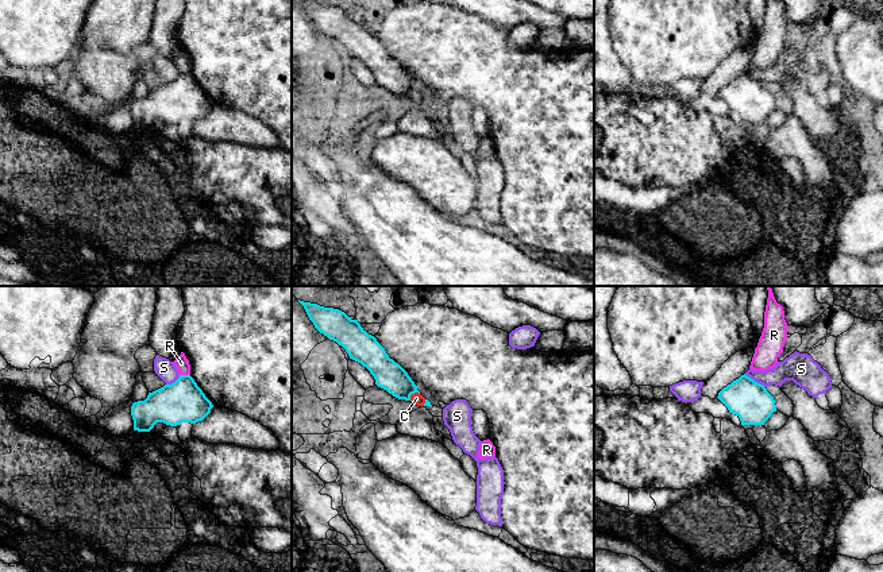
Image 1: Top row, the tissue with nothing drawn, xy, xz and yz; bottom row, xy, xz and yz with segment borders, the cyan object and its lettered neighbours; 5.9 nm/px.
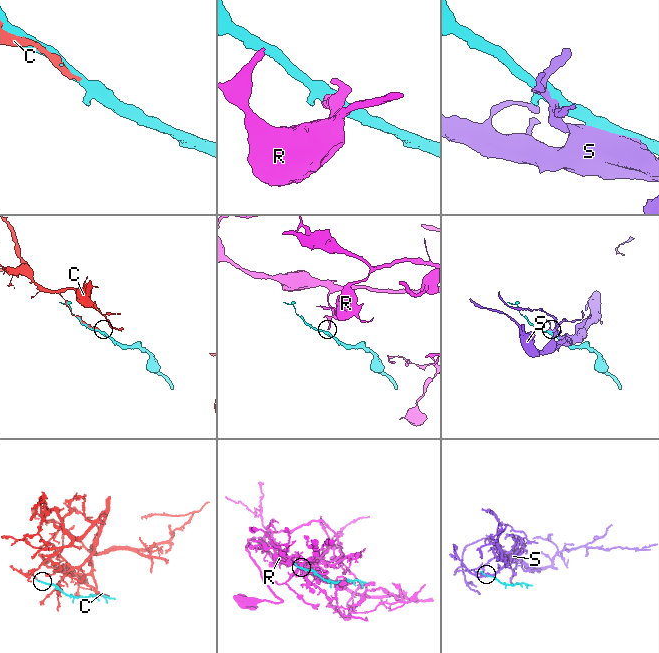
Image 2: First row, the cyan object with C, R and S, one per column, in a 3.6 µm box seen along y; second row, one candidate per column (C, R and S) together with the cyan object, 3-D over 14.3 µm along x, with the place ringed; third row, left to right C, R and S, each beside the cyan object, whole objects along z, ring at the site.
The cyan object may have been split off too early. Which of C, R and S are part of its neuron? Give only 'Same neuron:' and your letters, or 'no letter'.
Same neuron: no letter

